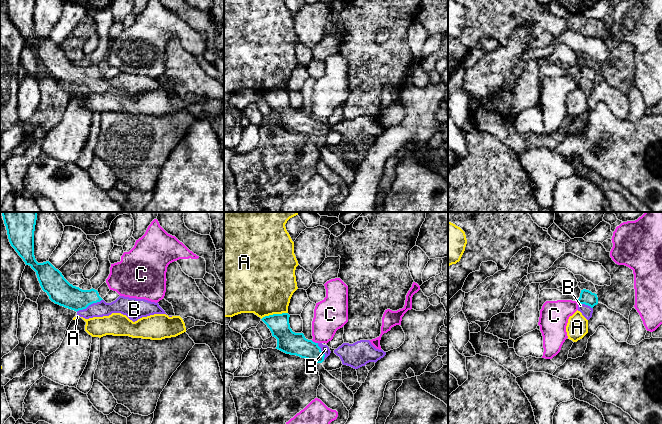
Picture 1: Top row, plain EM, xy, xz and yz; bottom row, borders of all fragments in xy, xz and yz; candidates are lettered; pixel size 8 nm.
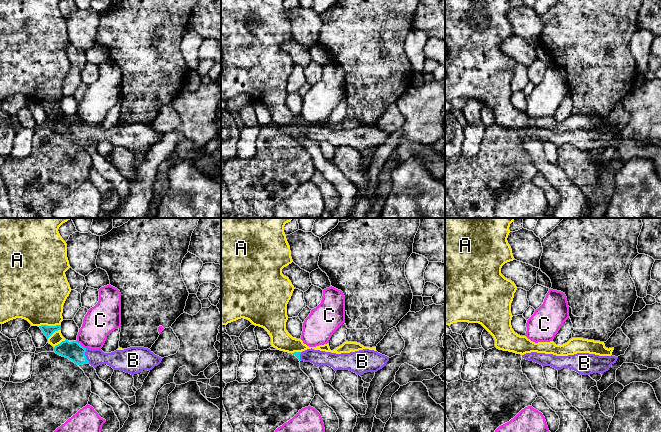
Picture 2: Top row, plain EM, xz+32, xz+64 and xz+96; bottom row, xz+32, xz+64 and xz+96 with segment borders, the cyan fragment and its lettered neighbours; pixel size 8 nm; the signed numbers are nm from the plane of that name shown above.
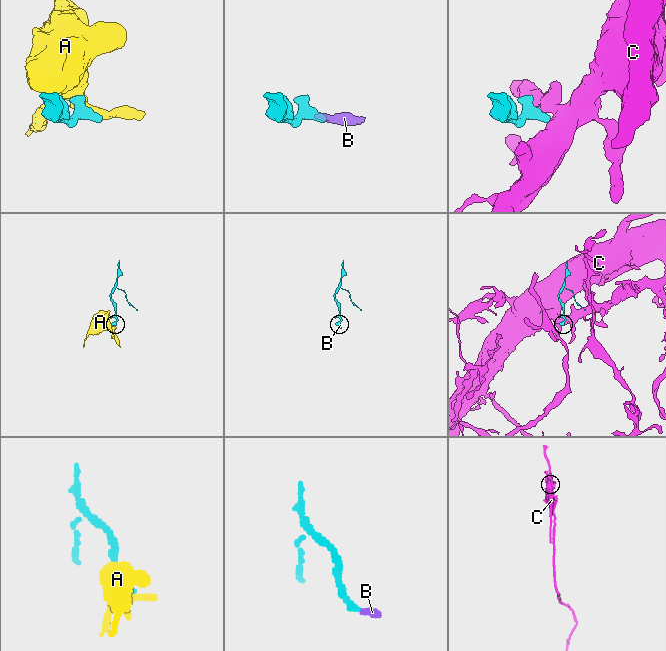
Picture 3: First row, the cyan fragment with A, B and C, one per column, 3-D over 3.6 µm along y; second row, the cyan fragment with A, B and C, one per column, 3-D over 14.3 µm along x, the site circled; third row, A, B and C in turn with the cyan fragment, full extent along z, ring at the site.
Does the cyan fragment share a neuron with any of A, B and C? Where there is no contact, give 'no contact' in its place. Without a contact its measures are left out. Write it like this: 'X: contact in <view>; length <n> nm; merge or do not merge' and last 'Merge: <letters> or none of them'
A: contact in xz; length 220 nm; do not merge
B: contact in xy; length 240 nm; merge
C: contact in xz; length 60 nm; do not merge
Merge: B

